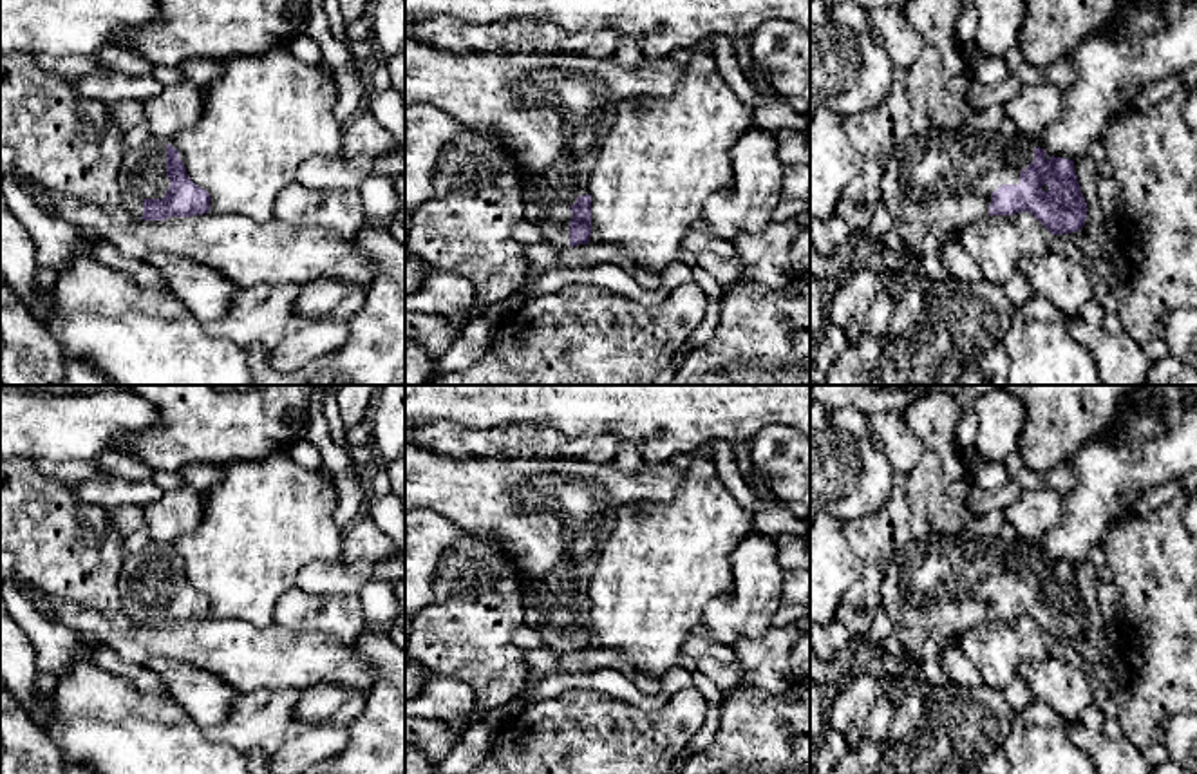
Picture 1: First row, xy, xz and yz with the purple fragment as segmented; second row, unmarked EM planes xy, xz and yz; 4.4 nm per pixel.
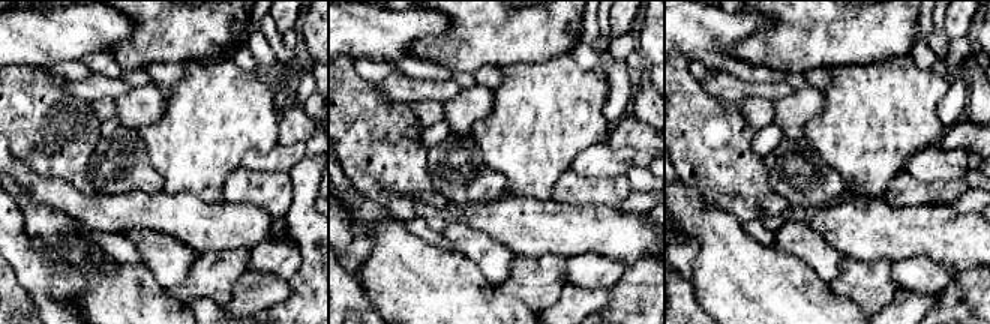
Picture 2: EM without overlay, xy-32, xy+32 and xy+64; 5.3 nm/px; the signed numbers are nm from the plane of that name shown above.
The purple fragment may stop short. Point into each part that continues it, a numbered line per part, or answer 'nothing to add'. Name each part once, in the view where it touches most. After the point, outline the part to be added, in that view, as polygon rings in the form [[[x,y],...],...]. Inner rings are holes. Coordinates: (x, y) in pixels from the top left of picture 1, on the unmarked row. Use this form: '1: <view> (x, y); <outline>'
1: xy (143, 581); [[[150,541],[139,552],[125,555],[119,571],[119,597],[125,615],[134,624],[143,622],[145,604],[163,604],[170,593],[170,584],[166,580],[168,548],[174,552],[174,544]]]

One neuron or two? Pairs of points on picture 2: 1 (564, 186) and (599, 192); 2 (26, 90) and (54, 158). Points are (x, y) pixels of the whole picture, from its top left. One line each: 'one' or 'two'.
1: one
2: one

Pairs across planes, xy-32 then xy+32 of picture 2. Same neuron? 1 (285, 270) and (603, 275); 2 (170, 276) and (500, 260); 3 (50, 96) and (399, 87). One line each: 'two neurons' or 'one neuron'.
1: one neuron
2: one neuron
3: two neurons

